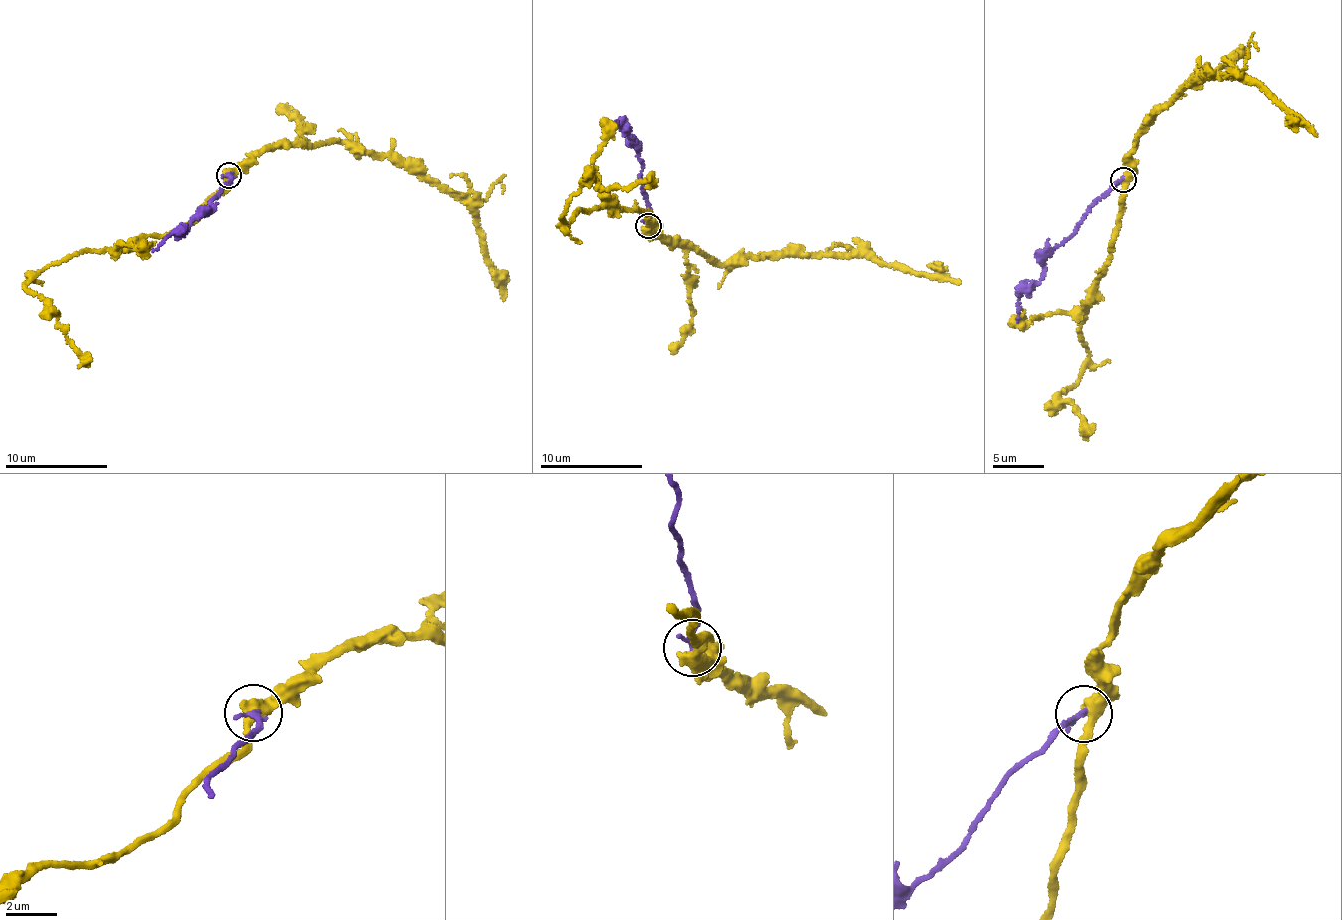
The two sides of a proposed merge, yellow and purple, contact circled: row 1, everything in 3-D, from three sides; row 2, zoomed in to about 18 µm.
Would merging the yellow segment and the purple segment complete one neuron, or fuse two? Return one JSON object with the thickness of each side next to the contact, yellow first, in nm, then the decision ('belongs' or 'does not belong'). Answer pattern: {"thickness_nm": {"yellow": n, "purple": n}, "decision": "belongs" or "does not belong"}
{"thickness_nm": {"yellow": 500, "purple": 240}, "decision": "does not belong"}

